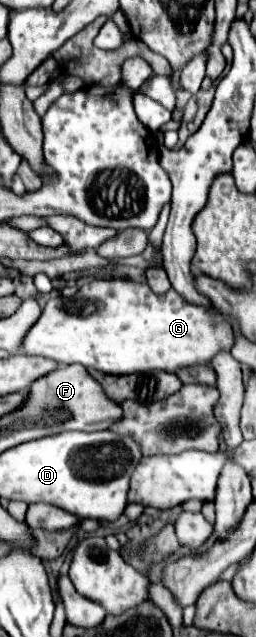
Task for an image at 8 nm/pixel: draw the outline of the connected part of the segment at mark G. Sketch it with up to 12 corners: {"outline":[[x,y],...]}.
{"outline":[[117,279],[49,299],[19,353],[125,375],[231,349],[217,313]]}

